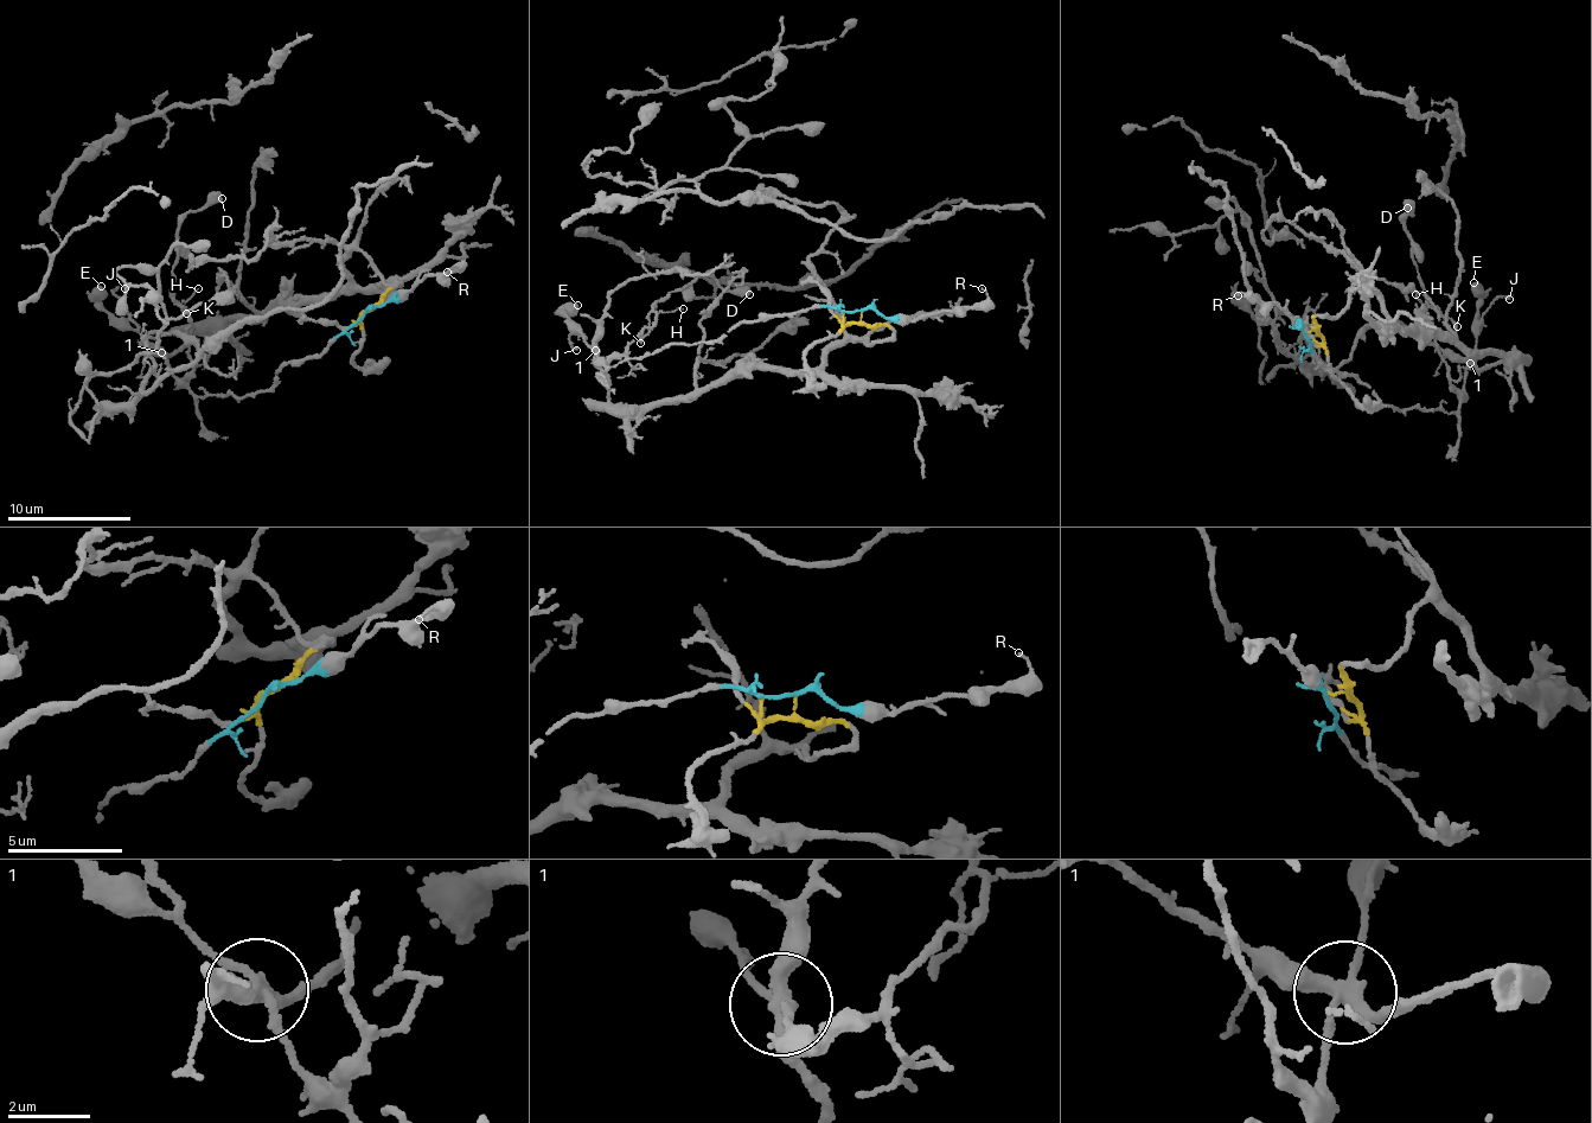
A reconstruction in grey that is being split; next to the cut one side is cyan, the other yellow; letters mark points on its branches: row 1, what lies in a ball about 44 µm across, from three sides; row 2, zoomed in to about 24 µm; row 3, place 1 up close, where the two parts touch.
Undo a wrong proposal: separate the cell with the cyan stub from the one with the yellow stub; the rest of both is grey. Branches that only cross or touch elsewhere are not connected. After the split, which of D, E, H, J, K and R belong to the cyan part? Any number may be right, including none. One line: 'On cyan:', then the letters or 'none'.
On cyan: D, E, H, J, K, R

